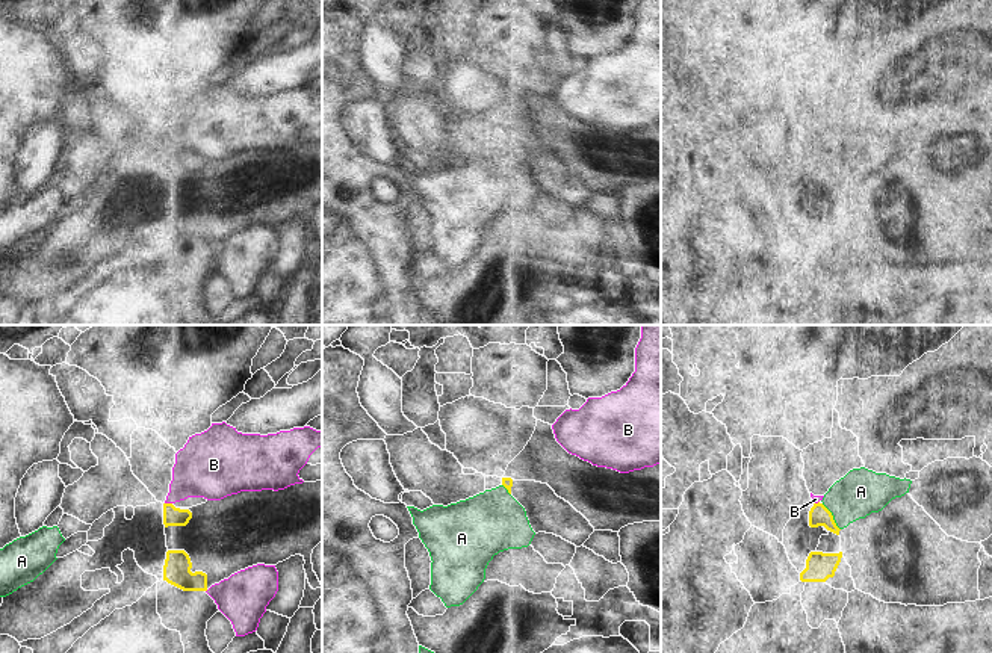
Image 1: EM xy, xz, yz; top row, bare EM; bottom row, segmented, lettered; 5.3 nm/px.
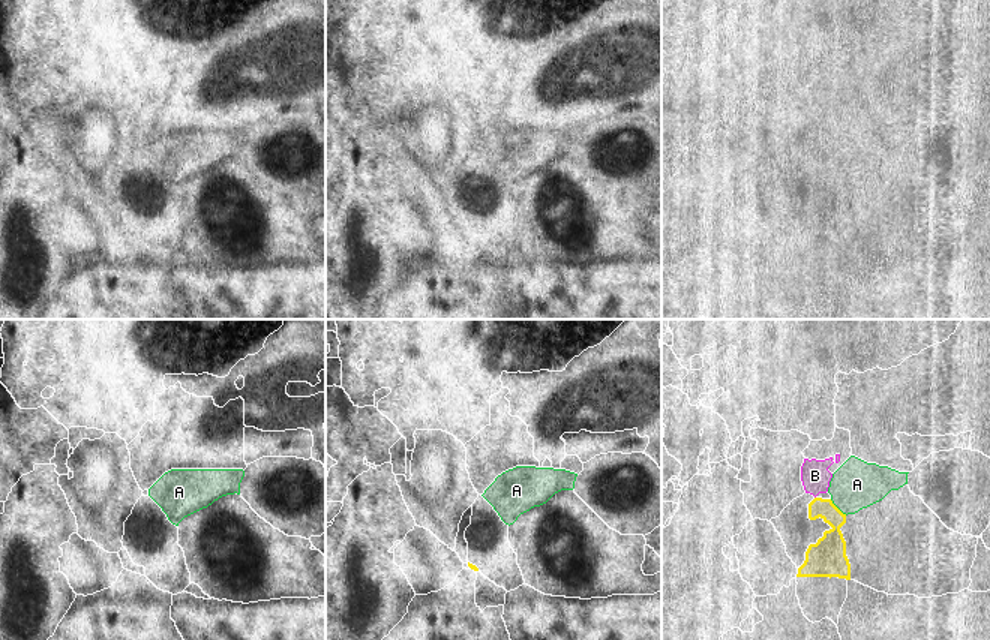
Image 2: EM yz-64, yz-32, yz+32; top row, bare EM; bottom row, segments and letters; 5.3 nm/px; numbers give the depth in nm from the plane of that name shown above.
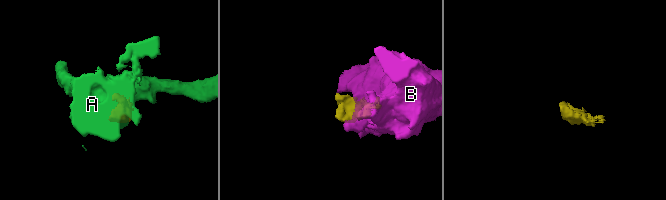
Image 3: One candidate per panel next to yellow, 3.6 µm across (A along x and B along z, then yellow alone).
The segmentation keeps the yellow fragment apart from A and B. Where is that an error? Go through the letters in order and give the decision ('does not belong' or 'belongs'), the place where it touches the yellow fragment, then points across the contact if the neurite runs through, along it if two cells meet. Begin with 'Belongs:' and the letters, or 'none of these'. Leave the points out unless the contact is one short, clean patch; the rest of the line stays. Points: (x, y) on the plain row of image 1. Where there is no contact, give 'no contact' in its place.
Belongs: none of these
A: does not belong; meets yellow in yz at (832, 179); border along yz (821, 165), (840, 191)
B: does not belong; meets yellow in xy at (168, 165); border along xy (165, 164), (171, 165)

